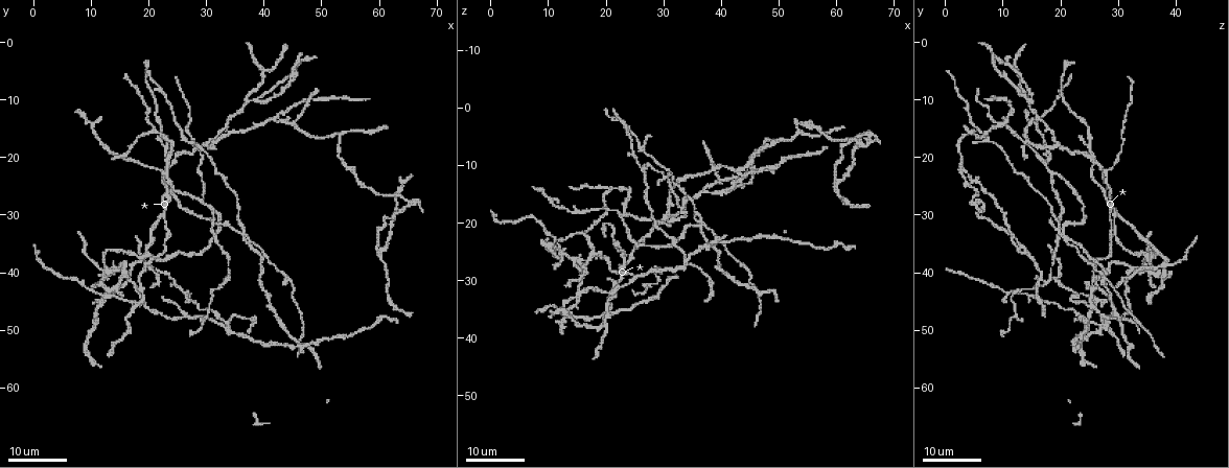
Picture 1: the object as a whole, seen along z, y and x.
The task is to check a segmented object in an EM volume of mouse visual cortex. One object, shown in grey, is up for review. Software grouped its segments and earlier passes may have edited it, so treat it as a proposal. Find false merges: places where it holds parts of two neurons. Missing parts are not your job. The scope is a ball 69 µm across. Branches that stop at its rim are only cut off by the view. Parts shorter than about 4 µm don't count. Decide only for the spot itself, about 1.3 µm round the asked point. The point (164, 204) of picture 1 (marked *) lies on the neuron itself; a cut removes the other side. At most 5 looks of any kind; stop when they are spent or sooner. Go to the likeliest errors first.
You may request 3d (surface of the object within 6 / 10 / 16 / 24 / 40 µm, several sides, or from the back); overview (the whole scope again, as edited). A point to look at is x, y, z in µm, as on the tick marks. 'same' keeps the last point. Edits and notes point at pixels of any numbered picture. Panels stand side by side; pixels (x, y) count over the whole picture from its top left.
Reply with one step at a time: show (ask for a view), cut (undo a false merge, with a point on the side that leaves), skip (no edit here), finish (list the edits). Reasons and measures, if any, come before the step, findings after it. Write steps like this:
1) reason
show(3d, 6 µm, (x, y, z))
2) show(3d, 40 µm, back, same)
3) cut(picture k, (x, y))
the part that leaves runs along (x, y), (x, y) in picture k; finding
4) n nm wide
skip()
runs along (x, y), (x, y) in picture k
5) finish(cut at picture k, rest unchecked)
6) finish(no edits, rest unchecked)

looks like a crossing
show(3d, 16 µm, (34.0, 49.5, 27.0))

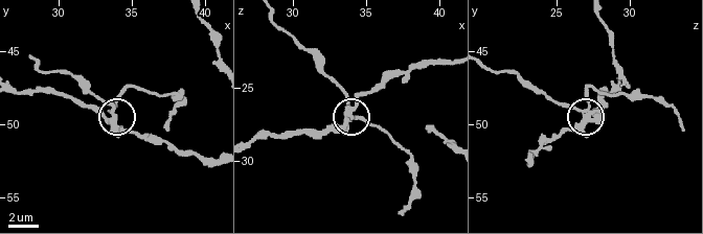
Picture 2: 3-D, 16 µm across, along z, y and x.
show(3d, 6 µm, (33.8, 49.6, 26.8))

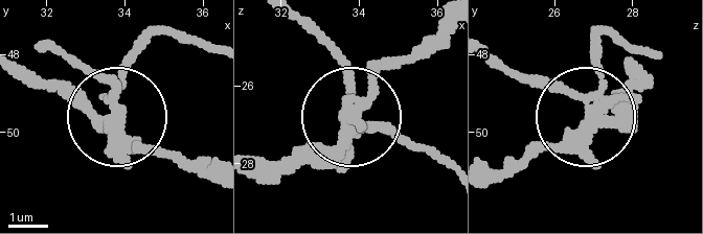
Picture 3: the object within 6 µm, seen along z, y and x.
side arm 35 µm; 5 arms
cut(picture 3, (134, 62))
a second neuron is stuck on

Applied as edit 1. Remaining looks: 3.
four arms meet
show(3d, 16 µm, (23.0, 25.5, 27.5))

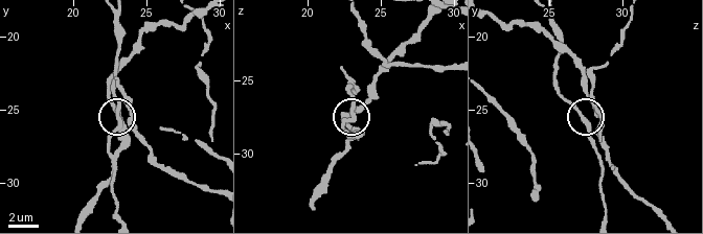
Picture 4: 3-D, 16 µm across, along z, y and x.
zoom in
show(3d, 10 µm, (23.2, 25.8, 27.8))

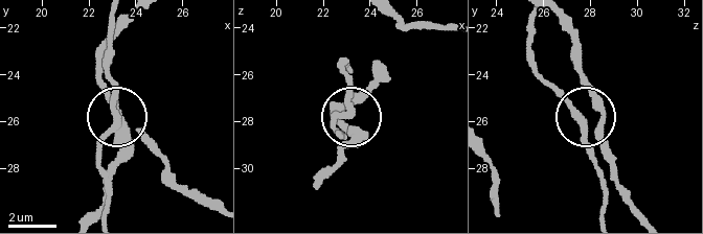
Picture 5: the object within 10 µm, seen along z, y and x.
220 nm wide
skip()
runs along (601, 167), (585, 133), (591, 91), (579, 51) in picture 5; all the same neuron

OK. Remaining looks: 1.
finish(cut at picture 3, rest unchecked)

